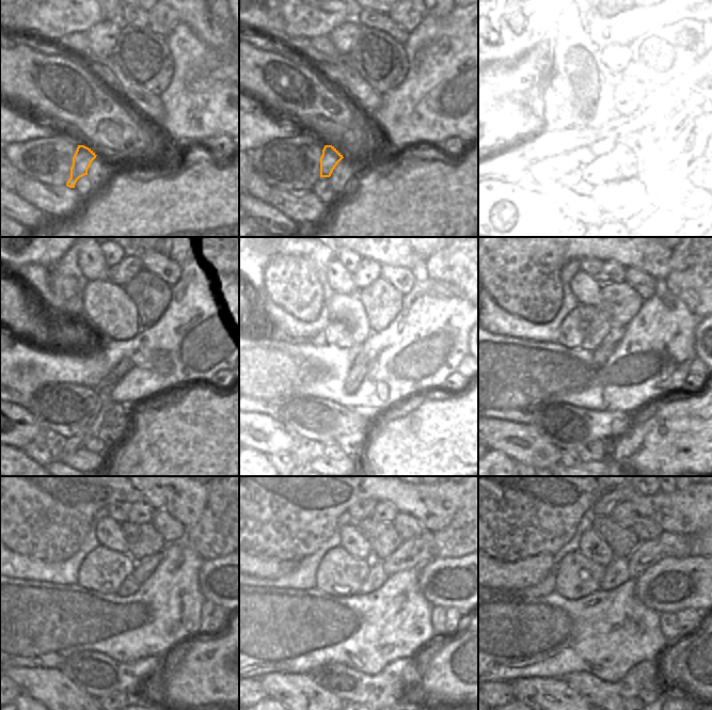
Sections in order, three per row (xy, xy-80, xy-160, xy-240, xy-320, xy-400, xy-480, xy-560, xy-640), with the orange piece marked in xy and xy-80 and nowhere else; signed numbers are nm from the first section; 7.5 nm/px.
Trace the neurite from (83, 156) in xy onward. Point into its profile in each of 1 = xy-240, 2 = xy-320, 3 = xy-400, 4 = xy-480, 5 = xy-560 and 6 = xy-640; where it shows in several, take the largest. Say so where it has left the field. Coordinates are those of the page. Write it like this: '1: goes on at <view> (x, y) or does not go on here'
1: goes on at xy-240 (110, 381)
2: goes on at xy-320 (359, 368)
3: goes on at xy-400 (601, 354)
4: goes on at xy-480 (129, 585)
5: goes on at xy-560 (376, 577)
6: goes on at xy-640 (616, 573)

